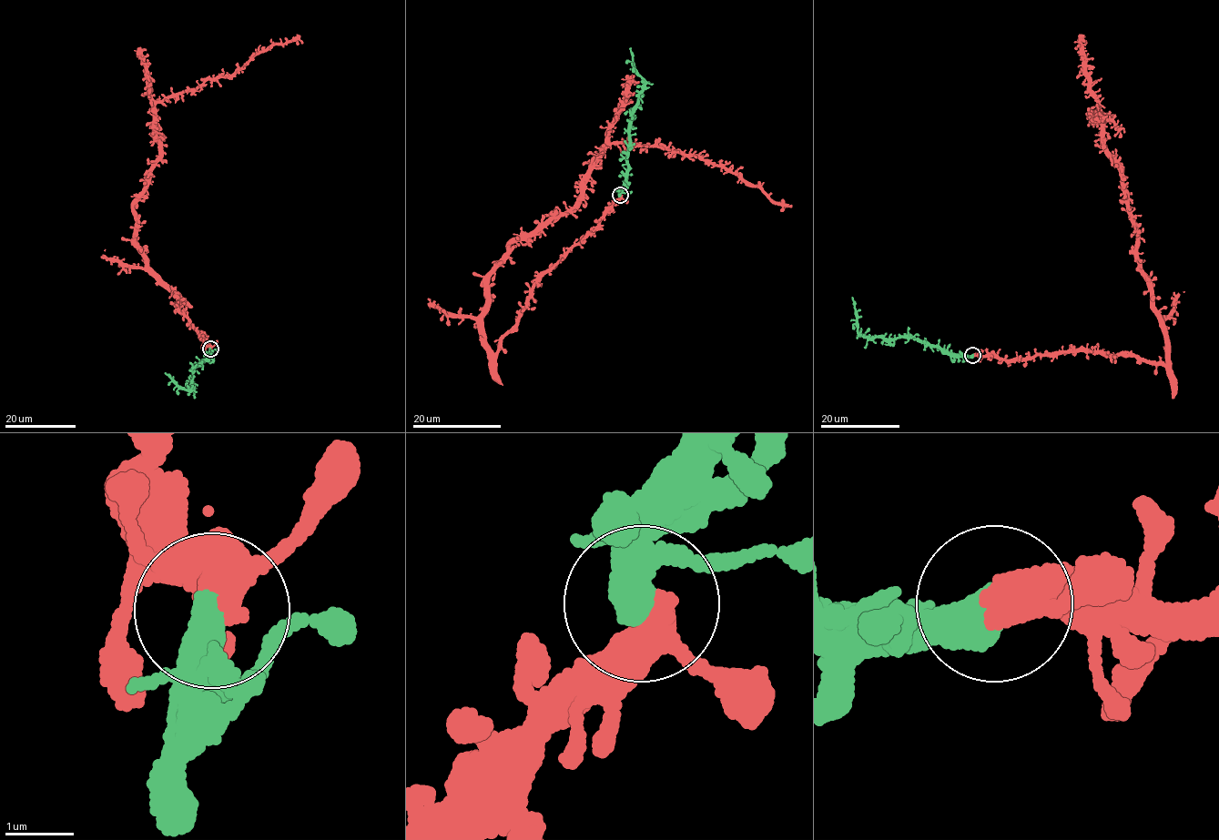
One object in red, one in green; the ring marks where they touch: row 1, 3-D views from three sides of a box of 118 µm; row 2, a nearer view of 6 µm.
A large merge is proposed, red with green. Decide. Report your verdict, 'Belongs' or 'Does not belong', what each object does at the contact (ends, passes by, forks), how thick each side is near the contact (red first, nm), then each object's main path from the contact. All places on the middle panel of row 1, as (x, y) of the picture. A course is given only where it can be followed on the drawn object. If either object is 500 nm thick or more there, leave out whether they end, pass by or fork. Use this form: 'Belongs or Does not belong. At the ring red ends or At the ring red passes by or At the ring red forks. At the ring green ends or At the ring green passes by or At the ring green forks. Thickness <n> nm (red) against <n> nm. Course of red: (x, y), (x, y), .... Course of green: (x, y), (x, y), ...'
Belongs. Thickness 400 nm (red) against 550 nm. Course of red: (620, 196), (493, 352), (492, 272), (515, 238), (573, 207), (613, 144), (707, 159), (790, 206). Course of green: (620, 196), (626, 172), (630, 120), (643, 84), (635, 67), (631, 47)

